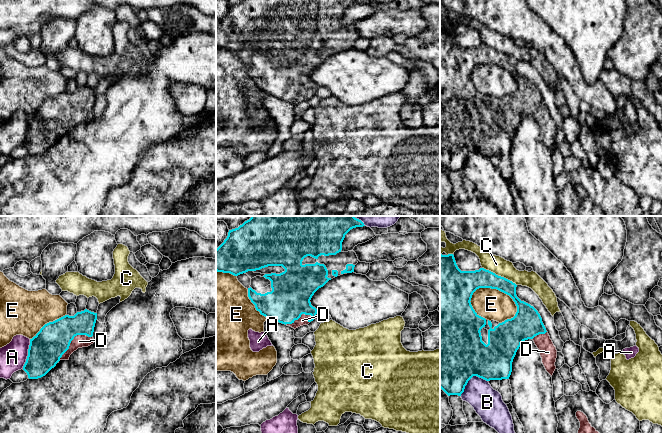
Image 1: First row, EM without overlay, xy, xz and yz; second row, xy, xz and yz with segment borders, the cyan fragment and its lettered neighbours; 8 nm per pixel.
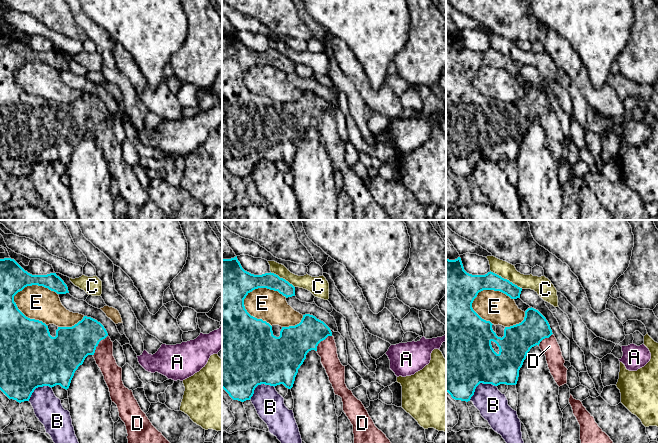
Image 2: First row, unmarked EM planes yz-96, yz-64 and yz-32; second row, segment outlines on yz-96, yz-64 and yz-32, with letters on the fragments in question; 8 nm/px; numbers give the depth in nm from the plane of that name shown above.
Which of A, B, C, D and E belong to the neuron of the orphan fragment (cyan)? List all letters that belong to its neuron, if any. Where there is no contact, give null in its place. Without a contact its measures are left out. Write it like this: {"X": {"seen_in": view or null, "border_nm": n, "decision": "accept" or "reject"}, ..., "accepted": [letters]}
{"A": {"seen_in": "xy", "border_nm": 240, "decision": "reject"}, "B": {"seen_in": "yz", "border_nm": 260, "decision": "reject"}, "C": {"seen_in": "yz", "border_nm": 320, "decision": "reject"}, "D": {"seen_in": "xy", "border_nm": 340, "decision": "accept"}, "E": {"seen_in": "yz", "border_nm": 400, "decision": "reject"}, "accepted": ["D"]}

